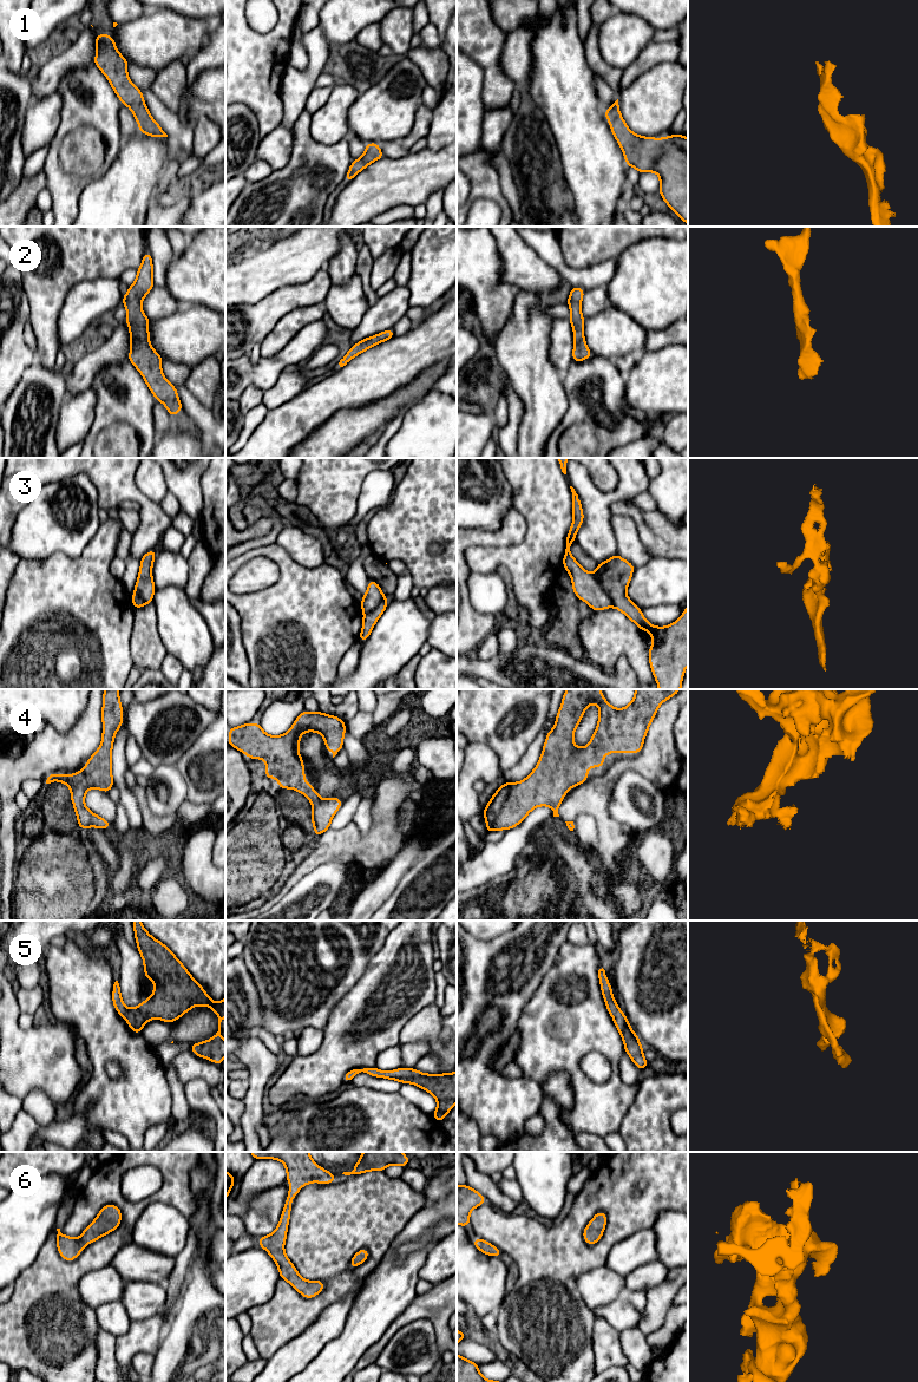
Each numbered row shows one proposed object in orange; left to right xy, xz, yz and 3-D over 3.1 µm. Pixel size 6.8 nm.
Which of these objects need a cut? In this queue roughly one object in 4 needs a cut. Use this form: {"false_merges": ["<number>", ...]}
{"false_merges": ["3"]}

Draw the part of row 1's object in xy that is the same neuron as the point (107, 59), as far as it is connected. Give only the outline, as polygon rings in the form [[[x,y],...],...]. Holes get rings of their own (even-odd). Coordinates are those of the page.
[[[96,34],[97,53],[94,65],[111,84],[123,105],[133,113],[139,132],[150,137],[168,137],[158,123],[151,117],[143,98],[142,90],[137,89],[127,76],[127,60],[118,52],[116,41],[110,34]]]

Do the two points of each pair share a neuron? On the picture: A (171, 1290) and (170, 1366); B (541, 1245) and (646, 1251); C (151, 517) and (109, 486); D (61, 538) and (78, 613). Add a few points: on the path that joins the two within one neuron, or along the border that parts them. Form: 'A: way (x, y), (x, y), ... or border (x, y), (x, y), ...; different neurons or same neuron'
A: border (182, 1291), (177, 1309), (170, 1318); different neurons
B: border (635, 1233), (618, 1240), (612, 1246), (604, 1265); different neurons
C: way (143, 505), (120, 486); same neuron
D: border (90, 541), (76, 557), (54, 552), (38, 561); different neurons

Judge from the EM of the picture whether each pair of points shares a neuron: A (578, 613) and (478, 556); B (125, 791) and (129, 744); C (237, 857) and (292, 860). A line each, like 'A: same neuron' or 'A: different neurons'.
A: different neurons
B: same neuron
C: same neuron

